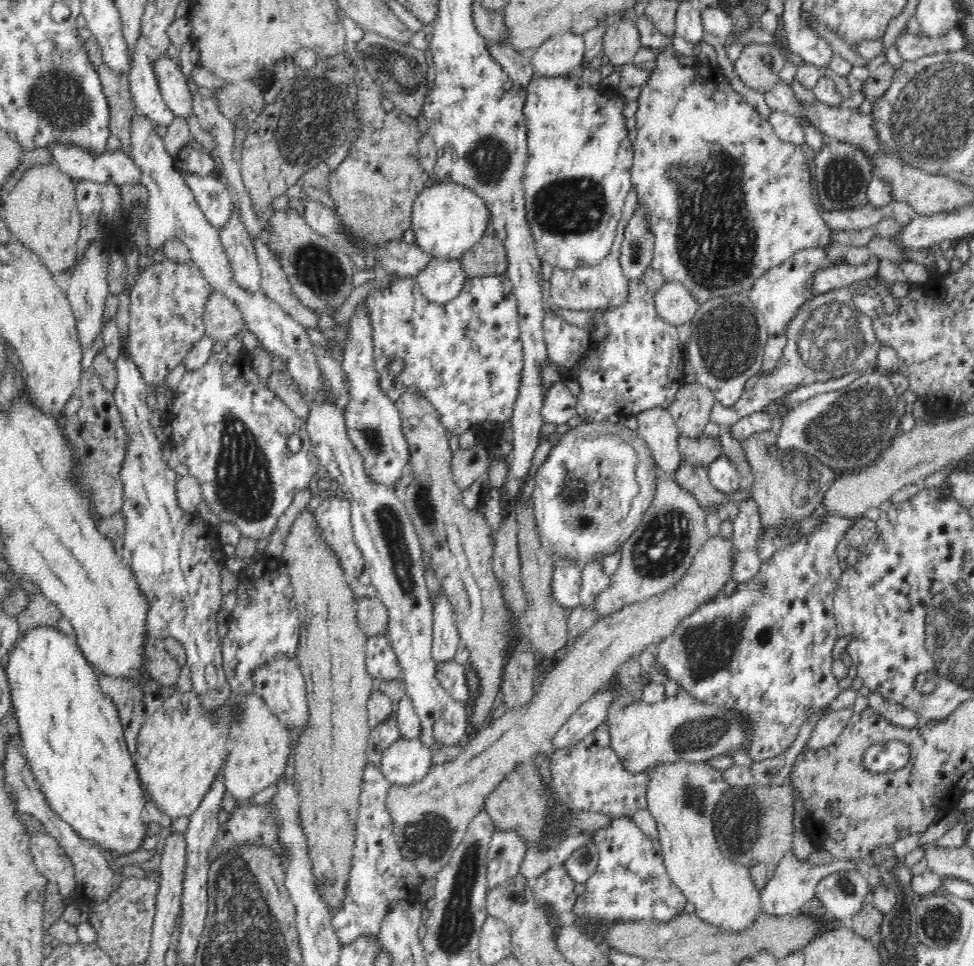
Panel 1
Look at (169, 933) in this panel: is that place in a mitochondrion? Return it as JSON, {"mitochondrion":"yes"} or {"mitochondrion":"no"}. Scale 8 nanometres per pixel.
{"mitochondrion":"no"}

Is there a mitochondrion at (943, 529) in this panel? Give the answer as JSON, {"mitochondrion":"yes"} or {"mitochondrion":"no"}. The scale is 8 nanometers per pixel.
{"mitochondrion":"no"}

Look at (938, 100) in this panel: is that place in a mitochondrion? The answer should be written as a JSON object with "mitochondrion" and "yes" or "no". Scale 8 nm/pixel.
{"mitochondrion":"yes"}

